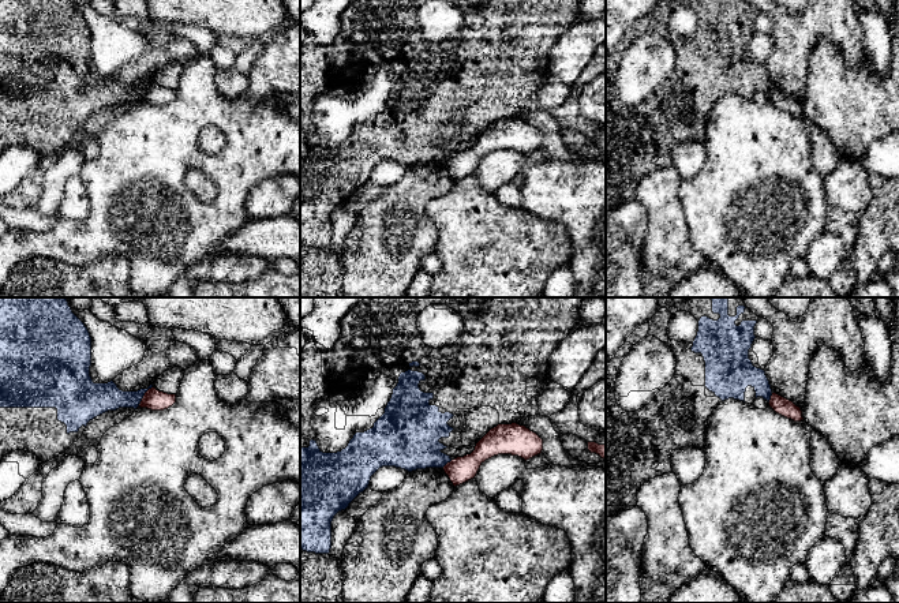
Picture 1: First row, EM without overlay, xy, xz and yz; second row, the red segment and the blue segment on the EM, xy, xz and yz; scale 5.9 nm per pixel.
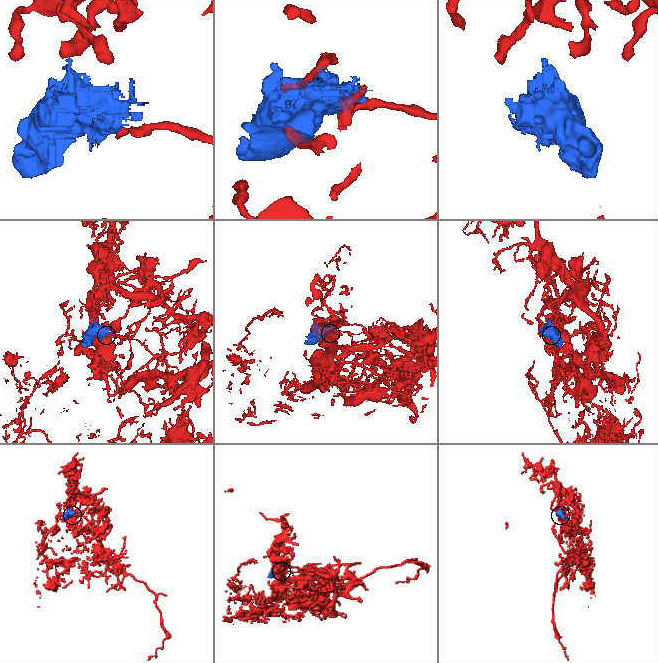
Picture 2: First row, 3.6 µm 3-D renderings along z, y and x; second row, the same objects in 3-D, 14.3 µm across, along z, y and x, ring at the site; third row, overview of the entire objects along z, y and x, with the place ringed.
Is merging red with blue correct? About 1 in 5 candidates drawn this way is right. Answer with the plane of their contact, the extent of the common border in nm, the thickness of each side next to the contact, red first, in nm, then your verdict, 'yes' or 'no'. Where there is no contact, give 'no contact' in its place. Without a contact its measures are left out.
xy | 160 nm | 120/180 nm | no

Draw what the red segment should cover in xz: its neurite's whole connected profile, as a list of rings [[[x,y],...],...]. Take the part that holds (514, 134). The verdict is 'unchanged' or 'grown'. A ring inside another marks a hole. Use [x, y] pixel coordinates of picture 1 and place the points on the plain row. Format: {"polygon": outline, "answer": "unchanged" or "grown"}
{"polygon": [[[498,119],[476,138],[471,149],[452,154],[443,165],[456,181],[473,173],[480,160],[494,150],[512,149],[527,156],[540,149],[542,145],[543,134],[525,120]]], "answer": "unchanged"}

